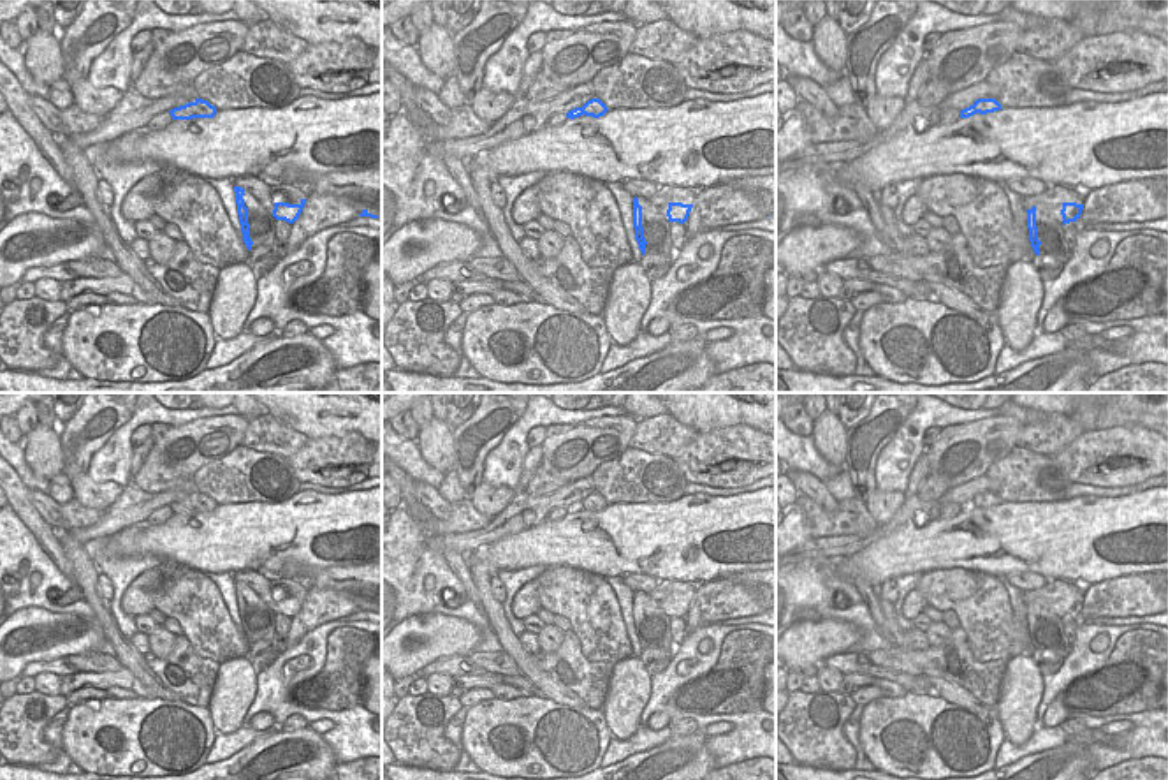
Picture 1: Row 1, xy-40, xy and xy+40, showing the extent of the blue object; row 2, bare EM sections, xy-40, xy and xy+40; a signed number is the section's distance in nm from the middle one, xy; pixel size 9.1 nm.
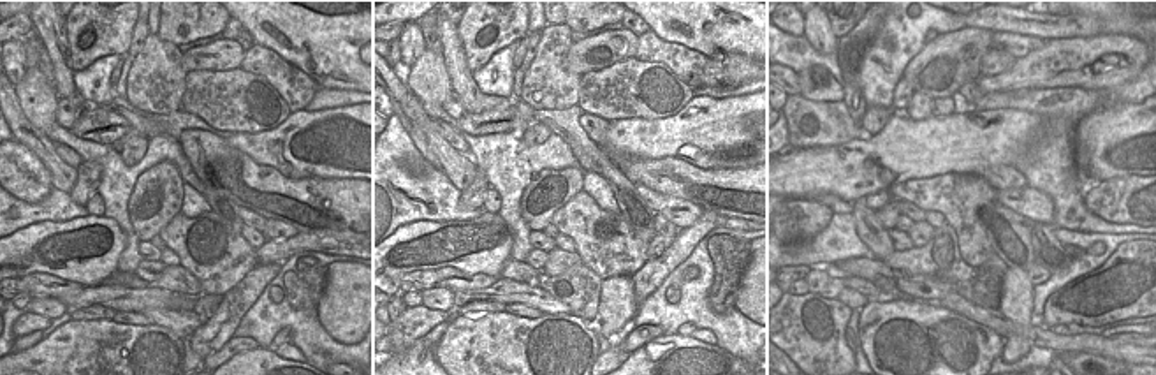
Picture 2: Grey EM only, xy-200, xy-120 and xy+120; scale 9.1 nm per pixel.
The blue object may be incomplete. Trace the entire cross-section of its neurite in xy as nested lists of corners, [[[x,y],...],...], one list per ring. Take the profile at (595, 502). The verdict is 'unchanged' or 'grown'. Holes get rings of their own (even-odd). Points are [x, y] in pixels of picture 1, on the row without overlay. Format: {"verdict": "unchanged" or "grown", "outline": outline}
{"verdict": "unchanged", "outline": [[[591,493],[582,502],[575,502],[575,504],[568,505],[566,512],[573,514],[573,512],[579,512],[582,509],[600,512],[607,505],[609,505],[607,500],[600,493]]]}

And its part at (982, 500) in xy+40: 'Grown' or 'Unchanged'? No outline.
Unchanged

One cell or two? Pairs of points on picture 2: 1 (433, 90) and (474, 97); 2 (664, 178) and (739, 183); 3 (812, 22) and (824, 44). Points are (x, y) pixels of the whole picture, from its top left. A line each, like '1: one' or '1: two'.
1: two
2: one
3: one

